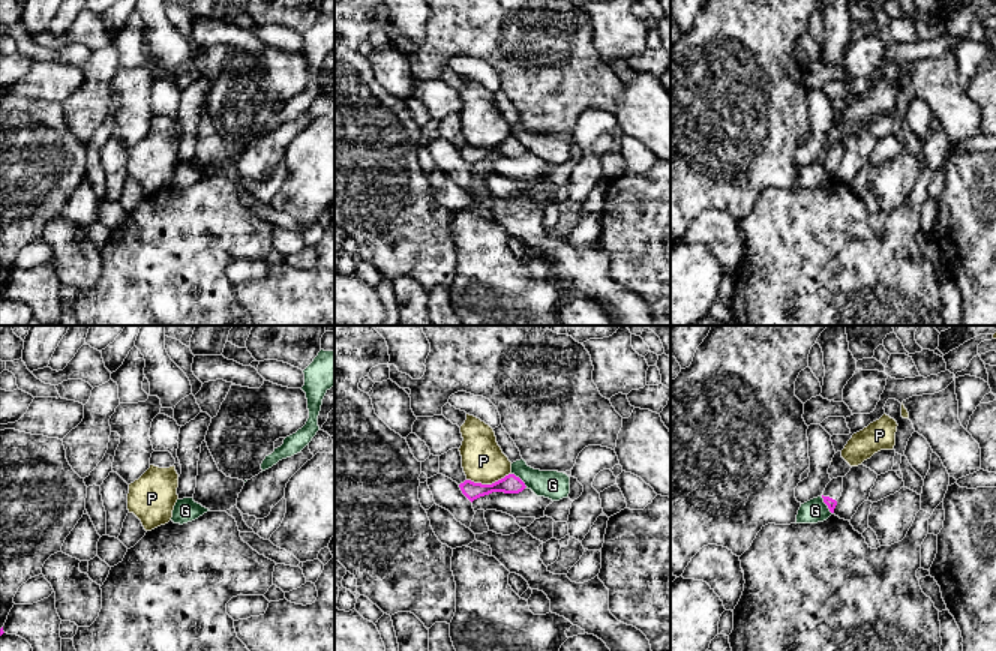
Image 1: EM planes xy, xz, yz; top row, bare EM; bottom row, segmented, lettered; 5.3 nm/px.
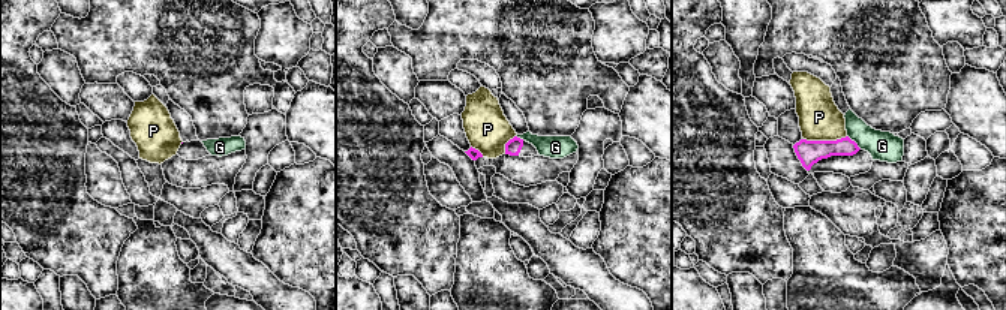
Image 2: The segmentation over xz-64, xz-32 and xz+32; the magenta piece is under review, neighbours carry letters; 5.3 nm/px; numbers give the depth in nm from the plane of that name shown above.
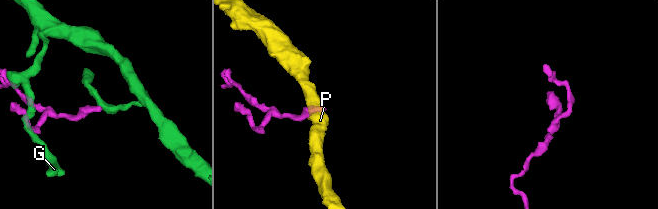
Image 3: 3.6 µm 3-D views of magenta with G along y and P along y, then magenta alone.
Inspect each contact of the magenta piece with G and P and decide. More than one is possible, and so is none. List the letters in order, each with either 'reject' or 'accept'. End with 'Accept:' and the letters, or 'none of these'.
G: reject
P: reject
Accept: none of these

